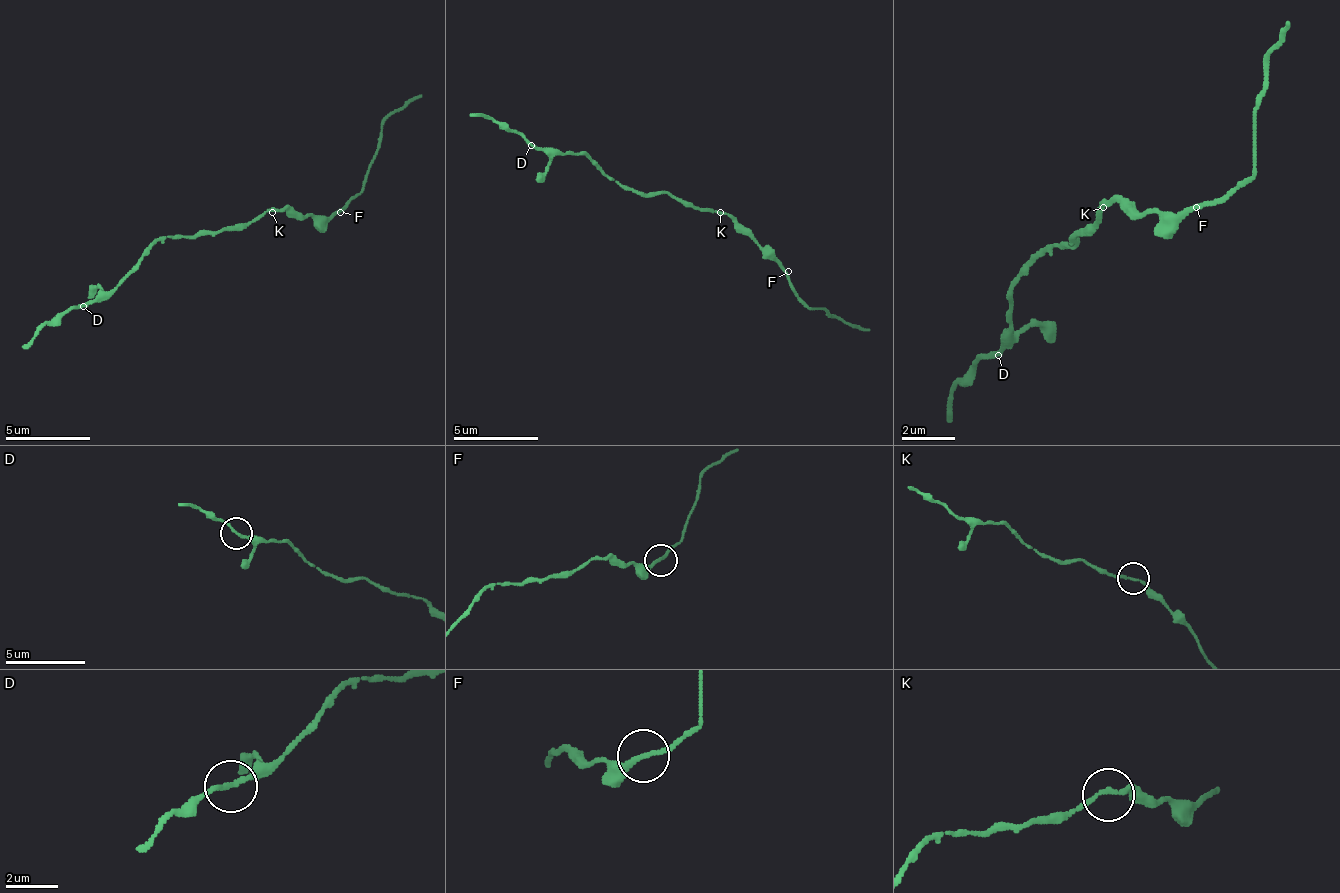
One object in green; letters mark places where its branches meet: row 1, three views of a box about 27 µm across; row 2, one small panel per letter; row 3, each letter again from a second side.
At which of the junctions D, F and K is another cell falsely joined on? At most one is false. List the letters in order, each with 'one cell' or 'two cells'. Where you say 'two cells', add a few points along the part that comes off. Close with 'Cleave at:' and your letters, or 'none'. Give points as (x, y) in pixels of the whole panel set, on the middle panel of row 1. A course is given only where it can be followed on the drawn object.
D: one cell
F: one cell
K: one cell
Cleave at: none

